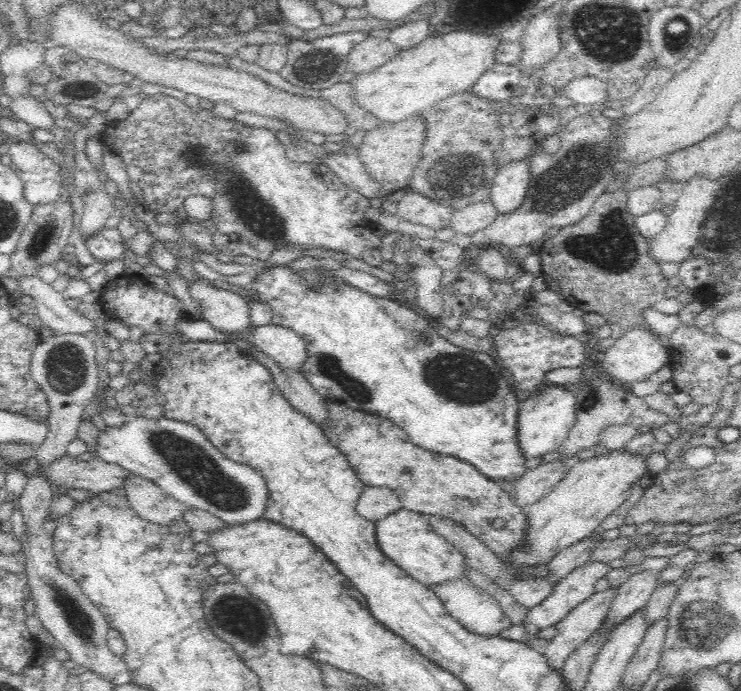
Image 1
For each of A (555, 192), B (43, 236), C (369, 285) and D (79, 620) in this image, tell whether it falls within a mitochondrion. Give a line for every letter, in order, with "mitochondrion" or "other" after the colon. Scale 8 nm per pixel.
A: mitochondrion
B: mitochondrion
C: other
D: mitochondrion

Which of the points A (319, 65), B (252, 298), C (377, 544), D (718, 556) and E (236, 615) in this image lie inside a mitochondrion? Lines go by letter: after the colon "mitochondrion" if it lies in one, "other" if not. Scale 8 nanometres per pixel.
A: mitochondrion
B: other
C: other
D: other
E: mitochondrion

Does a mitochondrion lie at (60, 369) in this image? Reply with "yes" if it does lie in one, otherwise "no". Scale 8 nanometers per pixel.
yes

